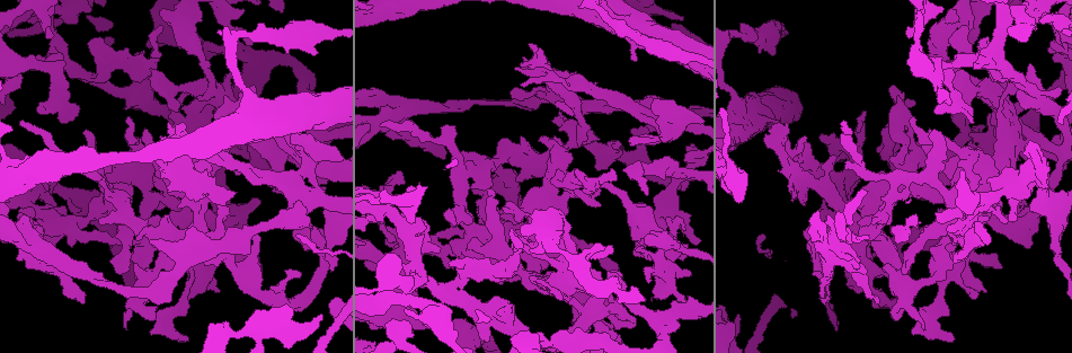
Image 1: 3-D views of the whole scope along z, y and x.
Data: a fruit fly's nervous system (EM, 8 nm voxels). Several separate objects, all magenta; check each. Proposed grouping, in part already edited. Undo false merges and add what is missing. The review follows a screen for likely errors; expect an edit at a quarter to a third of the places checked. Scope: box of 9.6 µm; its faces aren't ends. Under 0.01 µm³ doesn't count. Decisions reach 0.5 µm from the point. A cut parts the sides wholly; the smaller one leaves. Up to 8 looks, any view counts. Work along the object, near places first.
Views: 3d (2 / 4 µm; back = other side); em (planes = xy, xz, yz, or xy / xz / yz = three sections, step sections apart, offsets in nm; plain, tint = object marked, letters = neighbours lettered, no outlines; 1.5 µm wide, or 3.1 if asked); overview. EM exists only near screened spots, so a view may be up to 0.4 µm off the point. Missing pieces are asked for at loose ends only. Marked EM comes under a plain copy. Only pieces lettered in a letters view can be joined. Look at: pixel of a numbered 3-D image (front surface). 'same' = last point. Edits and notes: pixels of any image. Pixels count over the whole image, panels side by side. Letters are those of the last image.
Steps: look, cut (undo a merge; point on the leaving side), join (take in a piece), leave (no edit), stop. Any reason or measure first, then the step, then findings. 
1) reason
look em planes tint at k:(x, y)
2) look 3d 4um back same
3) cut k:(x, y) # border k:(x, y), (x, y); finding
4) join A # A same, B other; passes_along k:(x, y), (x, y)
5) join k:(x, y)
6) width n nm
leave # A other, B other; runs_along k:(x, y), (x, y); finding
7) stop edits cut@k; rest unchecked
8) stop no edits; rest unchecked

branch stops here
look em xz step 8 letters at 1:(322, 316)

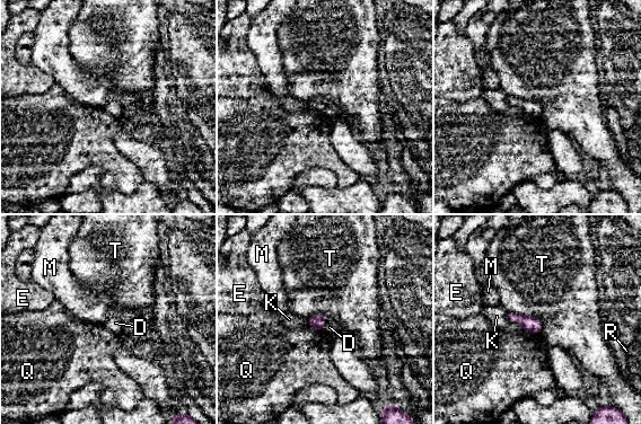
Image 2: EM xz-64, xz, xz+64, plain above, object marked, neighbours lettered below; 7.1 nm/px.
cut it another way
look em planes letters same

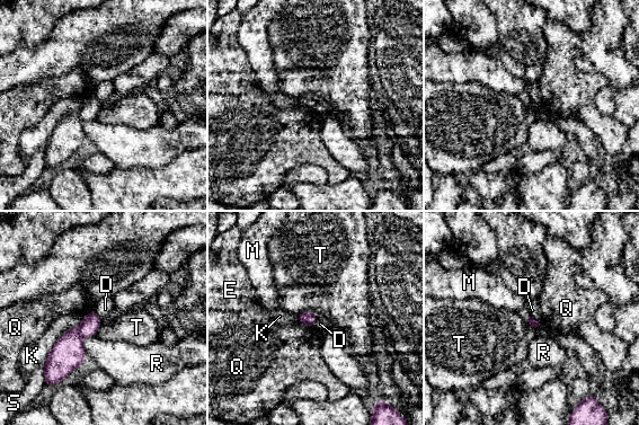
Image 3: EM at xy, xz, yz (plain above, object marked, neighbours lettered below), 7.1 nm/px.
leave # D other, E other, K other, M other, Q other, R other, S other, T other; no lettered piece goes on from it

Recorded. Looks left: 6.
branch point
look 3d 4um at 1:(297, 195)

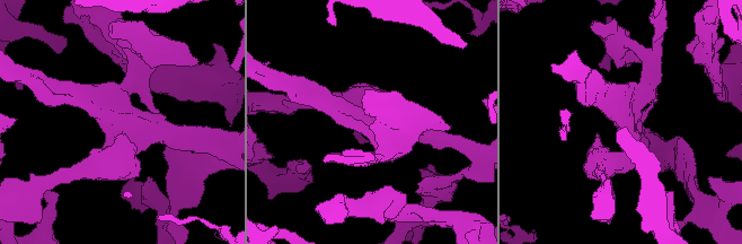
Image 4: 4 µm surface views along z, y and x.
look em planes tint at 4:(629, 128)

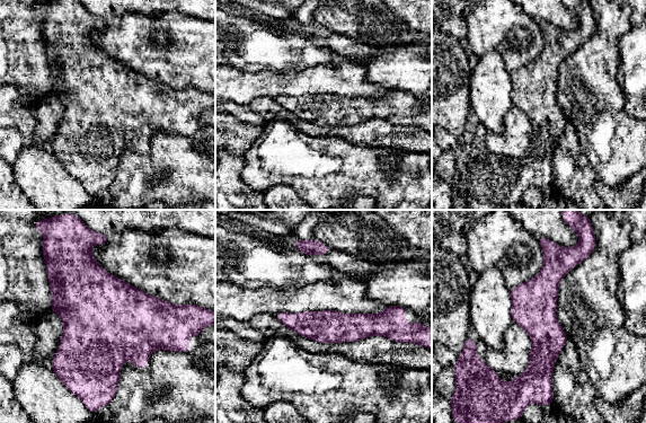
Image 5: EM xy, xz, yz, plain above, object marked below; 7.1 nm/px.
look em planes letters same

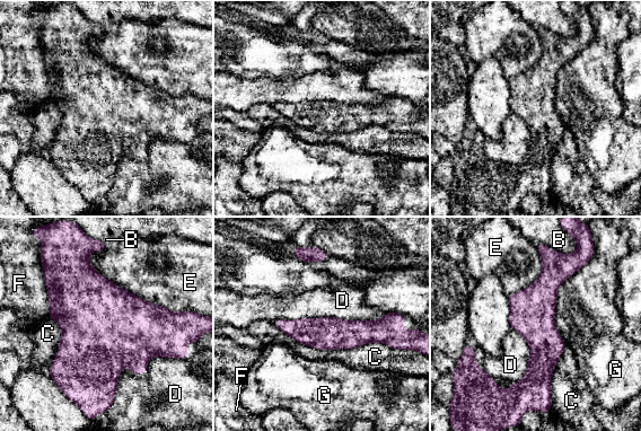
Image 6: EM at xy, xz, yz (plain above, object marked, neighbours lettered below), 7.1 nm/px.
leave # B other, C other, D other, E other, F other, G other; runs_along 6:(544, 257), (541, 368), (533, 393); all the same neuron

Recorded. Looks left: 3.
free end
look em planes letters at 1:(1019, 160)

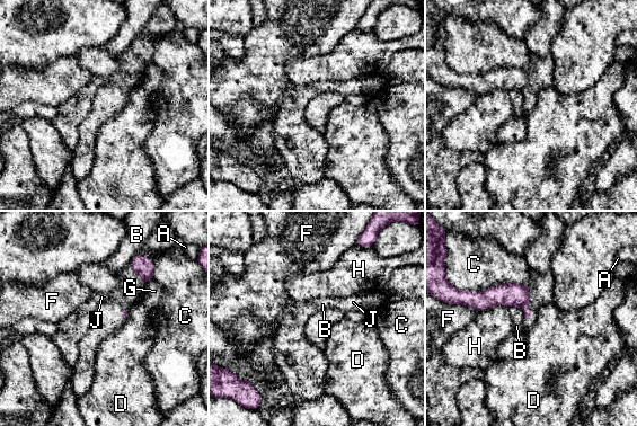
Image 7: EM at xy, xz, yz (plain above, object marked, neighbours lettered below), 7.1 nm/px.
longest_contact C 460 nm
leave # A other, B other, C other, D other, F other, G other, H other, J other; border 7:(507, 307), (519, 305), (524, 317); no lettered piece goes on from it

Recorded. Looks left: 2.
stop no edits; rest unchecked

